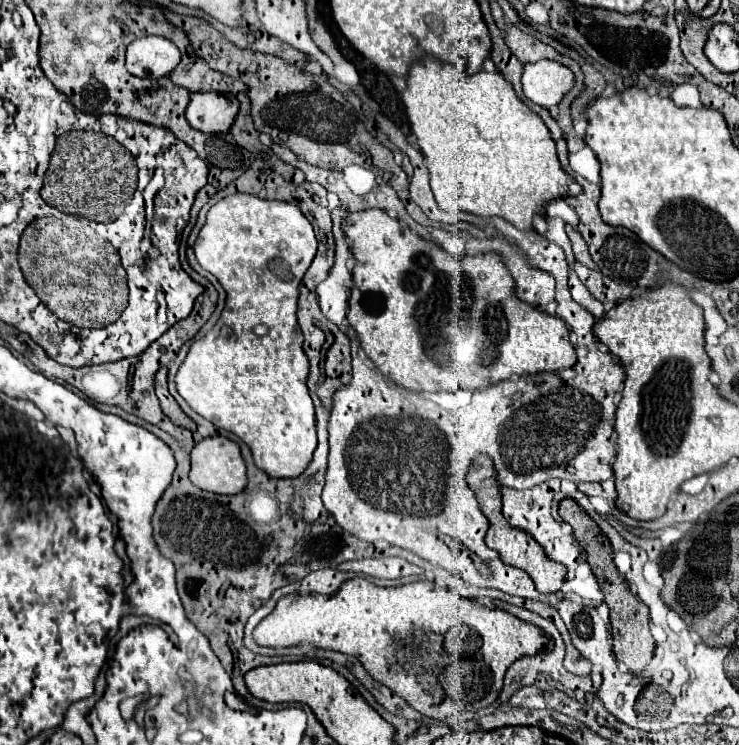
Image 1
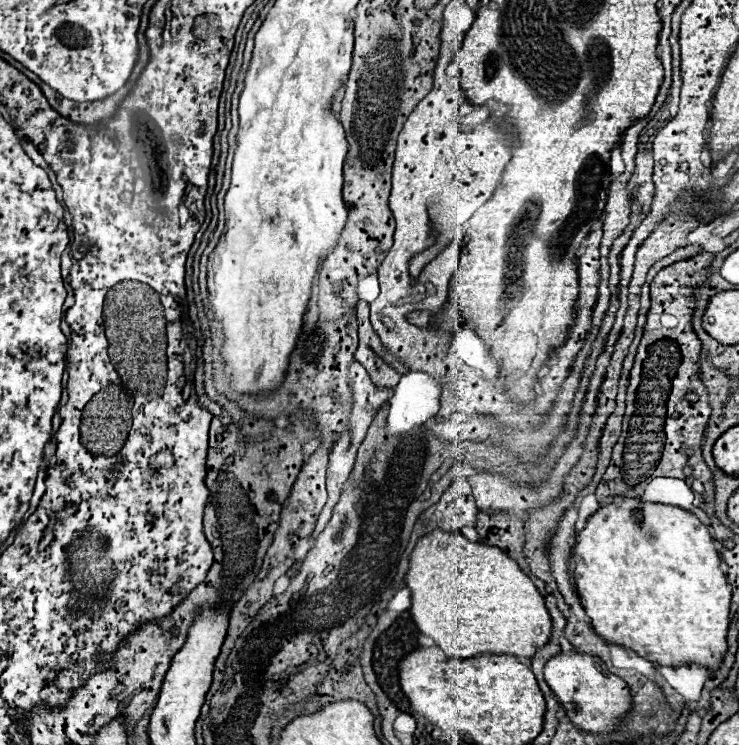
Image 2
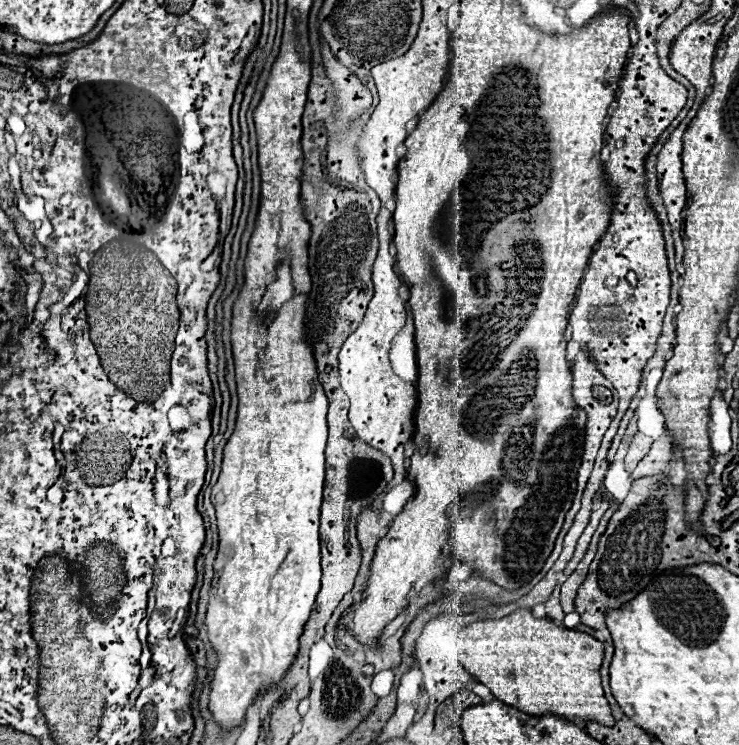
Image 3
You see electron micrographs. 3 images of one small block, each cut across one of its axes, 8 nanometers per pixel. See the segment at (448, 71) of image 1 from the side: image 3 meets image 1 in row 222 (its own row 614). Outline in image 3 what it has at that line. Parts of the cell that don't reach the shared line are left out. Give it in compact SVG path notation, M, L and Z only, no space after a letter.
M518 610L500 620L484 620L462 628L458 660L490 688L496 700L520 712L530 716L556 714L568 722L594 720L608 728L614 726L600 680L604 644L584 632L560 628L546 618L534 618L530 610Z

